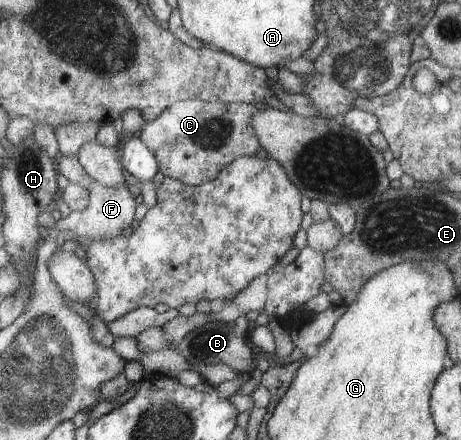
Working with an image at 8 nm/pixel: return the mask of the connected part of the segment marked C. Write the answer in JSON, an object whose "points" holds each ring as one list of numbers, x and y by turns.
{"points":[[180,100,162,110,153,122,145,124,140,137,147,148,154,152,158,160,158,171,164,177,178,180,184,185,198,185,217,177,226,164,242,156,250,157,262,148,253,127,254,114,259,109,260,106,245,103]]}

